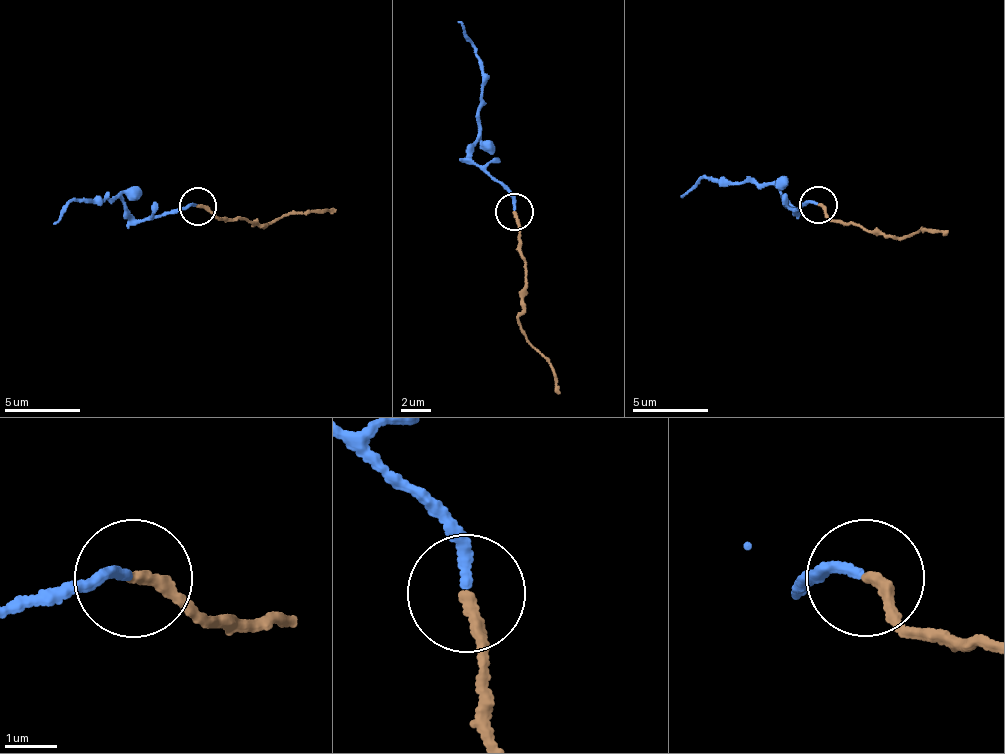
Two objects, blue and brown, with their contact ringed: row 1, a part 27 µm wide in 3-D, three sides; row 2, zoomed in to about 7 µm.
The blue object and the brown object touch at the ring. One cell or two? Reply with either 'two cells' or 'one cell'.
one cell

